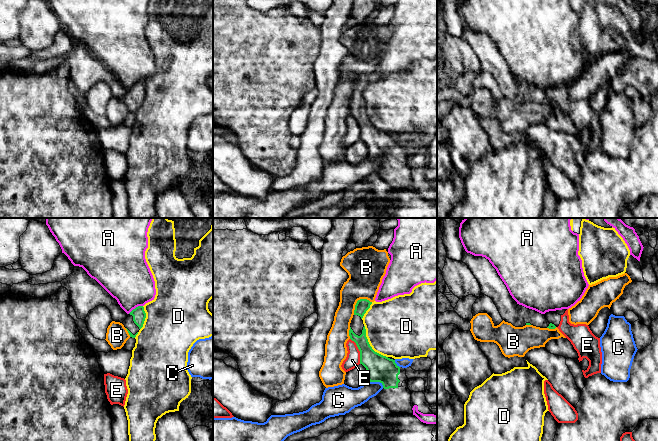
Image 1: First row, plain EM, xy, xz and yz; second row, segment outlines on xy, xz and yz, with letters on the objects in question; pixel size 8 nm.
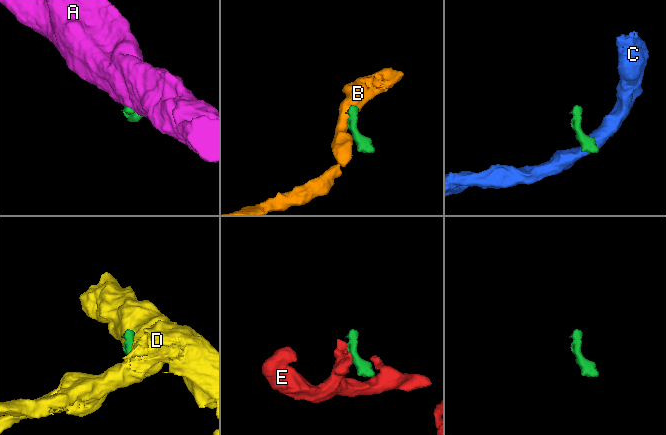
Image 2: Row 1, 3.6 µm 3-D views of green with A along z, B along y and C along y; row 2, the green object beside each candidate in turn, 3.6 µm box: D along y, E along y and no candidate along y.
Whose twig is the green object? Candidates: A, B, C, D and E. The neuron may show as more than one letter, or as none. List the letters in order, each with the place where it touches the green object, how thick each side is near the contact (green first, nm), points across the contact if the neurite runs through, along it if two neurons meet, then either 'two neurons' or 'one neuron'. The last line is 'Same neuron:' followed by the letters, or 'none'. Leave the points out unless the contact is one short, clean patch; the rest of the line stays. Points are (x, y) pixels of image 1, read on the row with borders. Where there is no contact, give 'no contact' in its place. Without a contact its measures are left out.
A: xy (136, 307) | 110/380 nm | along xy (142, 305), (136, 306), (128, 313) | two neurons
B: xz (357, 301) | 110/280 nm | along xz (371, 301), (359, 299), (356, 302), (353, 314) | two neurons
C: xz (376, 381) | 220/160 nm | along xz (368, 380), (379, 382), (383, 387) | two neurons
D: xz (369, 344) | 220/460 nm | two neurons
E: xz (359, 350) | 220/110 nm | along xz (350, 338), (359, 351), (360, 363) | two neurons
Same neuron: none

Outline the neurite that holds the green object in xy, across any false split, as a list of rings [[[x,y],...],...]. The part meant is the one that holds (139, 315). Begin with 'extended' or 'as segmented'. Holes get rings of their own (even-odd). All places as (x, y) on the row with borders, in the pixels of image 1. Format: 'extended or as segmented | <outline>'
extended | [[[138,306],[133,309],[128,317],[122,322],[127,329],[130,337],[135,338],[139,330],[143,327],[146,318],[146,313],[143,306]]]

